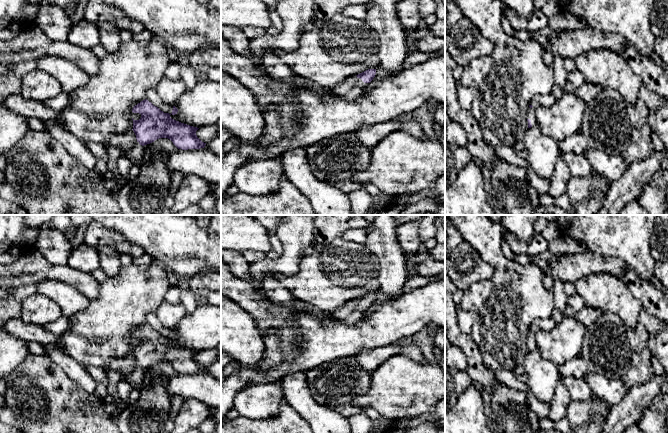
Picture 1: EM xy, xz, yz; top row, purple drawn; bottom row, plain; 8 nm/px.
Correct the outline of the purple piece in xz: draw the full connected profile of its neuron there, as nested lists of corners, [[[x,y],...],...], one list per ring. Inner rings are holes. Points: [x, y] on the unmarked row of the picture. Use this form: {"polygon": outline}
{"polygon": [[[368,293],[356,300],[345,303],[334,312],[331,317],[345,324],[353,324],[361,318],[362,313],[375,301],[376,293]]]}

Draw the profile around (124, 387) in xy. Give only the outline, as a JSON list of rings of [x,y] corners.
[[[122,379],[117,385],[117,390],[118,390],[118,396],[121,398],[124,403],[126,404],[126,407],[129,406],[129,393],[132,391],[132,386],[128,381],[125,381]]]

